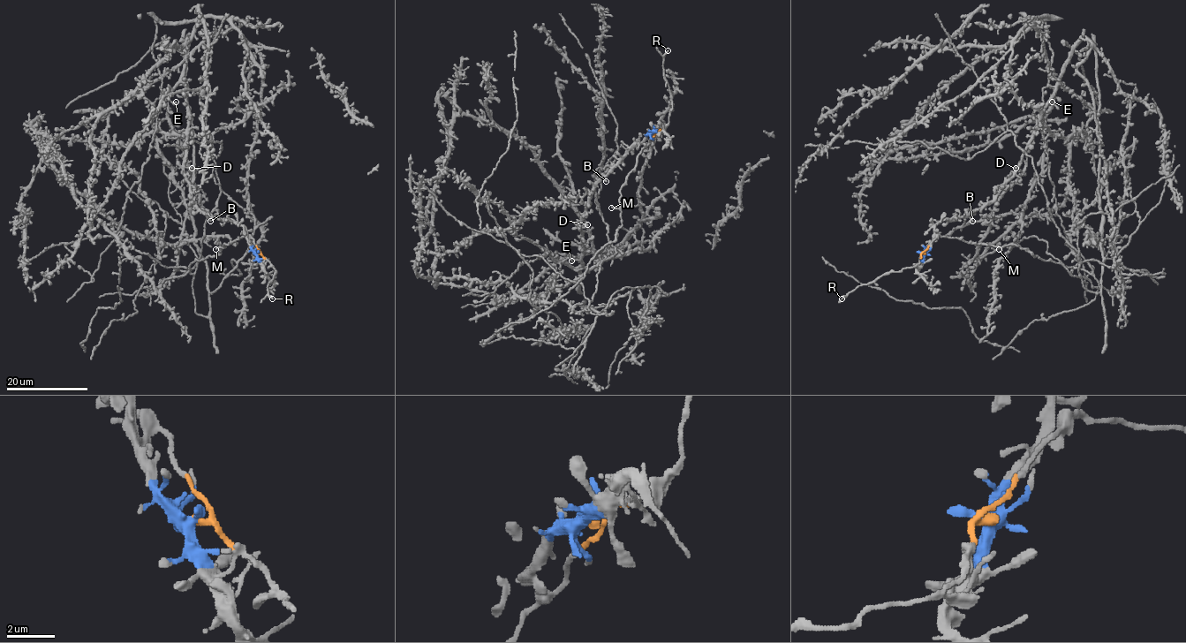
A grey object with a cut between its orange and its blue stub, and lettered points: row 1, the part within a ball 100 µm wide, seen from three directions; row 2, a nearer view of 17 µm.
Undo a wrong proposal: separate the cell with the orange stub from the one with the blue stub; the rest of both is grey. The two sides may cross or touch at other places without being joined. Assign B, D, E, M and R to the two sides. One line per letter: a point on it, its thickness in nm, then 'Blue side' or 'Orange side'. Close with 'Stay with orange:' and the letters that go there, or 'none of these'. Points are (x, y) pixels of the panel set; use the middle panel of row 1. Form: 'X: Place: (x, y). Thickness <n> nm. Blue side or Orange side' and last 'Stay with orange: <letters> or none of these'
B: Place: (606, 181). Thickness 180 nm. Blue side
D: Place: (587, 224). Thickness 240 nm. Blue side
E: Place: (571, 260). Thickness 300 nm. Blue side
M: Place: (611, 208). Thickness 200 nm. Orange side
R: Place: (668, 50). Thickness 240 nm. Orange side
Stay with orange: M, R

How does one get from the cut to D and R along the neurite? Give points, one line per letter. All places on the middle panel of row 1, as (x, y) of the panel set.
D: (653, 132), (631, 148), (597, 184), (579, 222), (581, 227), (588, 224)
R: (653, 132), (664, 129), (672, 109), (663, 67), (663, 56), (668, 50)

